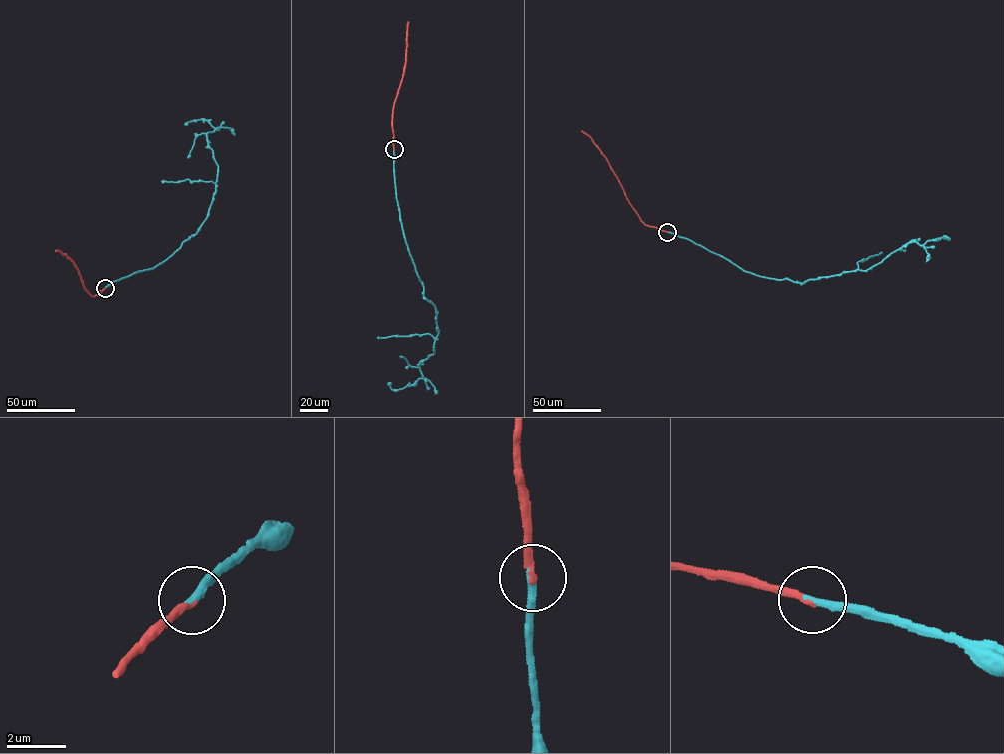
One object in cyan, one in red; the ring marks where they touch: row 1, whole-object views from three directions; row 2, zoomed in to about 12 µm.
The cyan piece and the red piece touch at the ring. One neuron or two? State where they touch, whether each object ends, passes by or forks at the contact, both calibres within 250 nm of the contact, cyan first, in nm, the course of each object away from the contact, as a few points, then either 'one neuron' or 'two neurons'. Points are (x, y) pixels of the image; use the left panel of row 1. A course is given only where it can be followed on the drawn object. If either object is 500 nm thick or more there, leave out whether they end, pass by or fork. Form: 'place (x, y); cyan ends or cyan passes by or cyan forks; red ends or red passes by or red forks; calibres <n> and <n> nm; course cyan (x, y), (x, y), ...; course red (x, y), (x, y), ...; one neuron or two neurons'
place (105, 288); cyan ends; red ends; calibres 280 and 190 nm; course cyan (105, 288), (164, 261), (206, 219), (218, 168), (206, 134), (215, 129), (202, 119), (185, 125); course red (105, 288), (92, 296), (84, 288), (73, 261), (56, 250); one neuron

